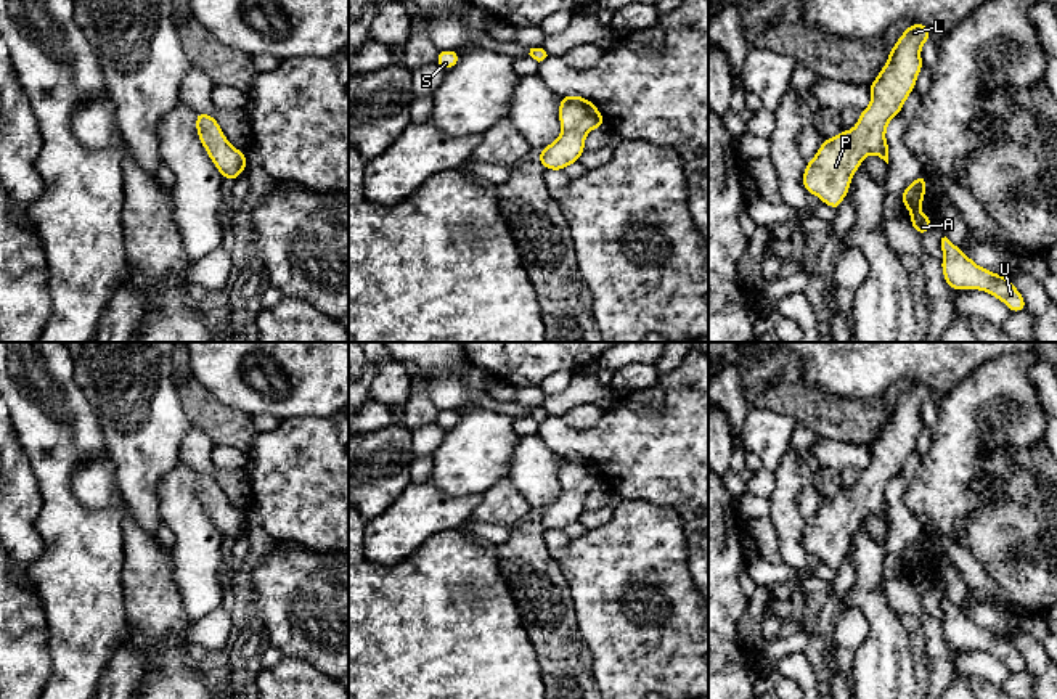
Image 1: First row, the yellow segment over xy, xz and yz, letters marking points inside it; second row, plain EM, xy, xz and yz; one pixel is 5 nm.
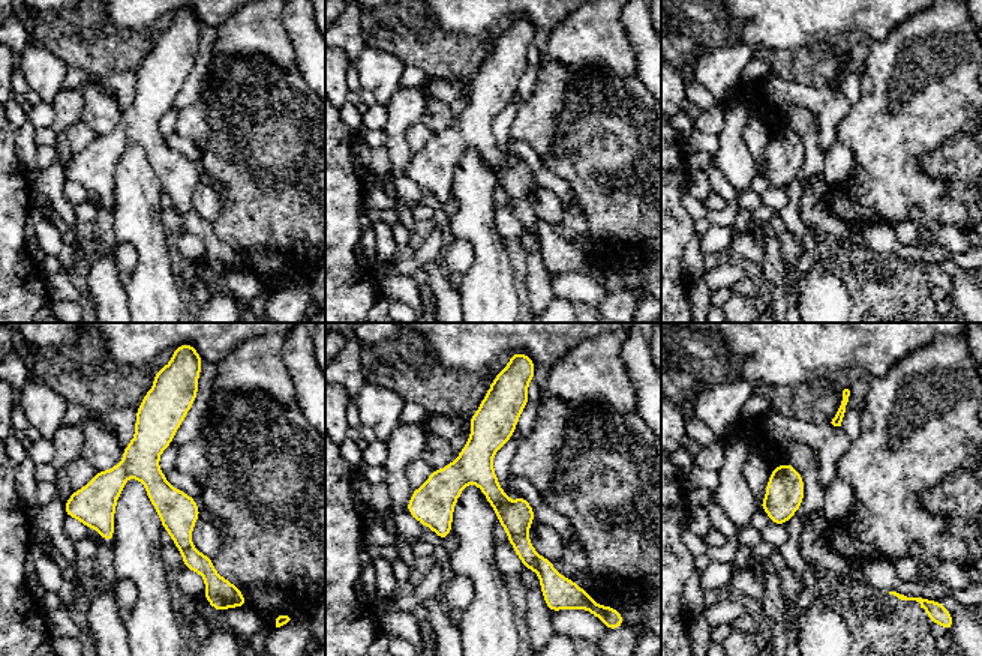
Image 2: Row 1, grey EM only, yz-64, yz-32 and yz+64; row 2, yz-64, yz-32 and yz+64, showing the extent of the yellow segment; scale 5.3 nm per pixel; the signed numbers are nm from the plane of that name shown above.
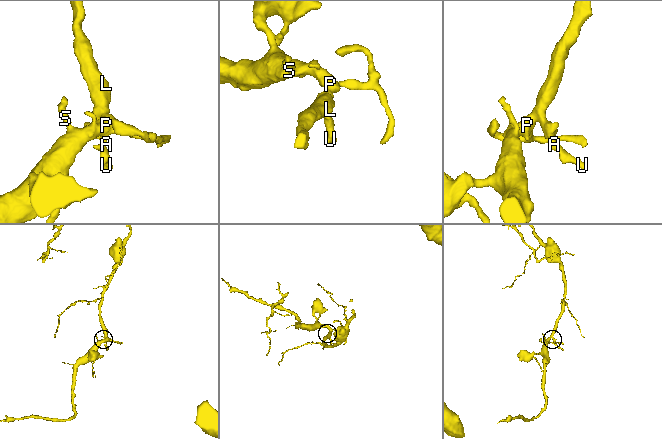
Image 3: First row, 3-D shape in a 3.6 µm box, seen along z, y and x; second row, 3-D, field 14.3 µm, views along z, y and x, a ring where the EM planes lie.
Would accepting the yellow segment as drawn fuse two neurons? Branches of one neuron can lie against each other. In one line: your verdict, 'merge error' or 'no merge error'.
no merge error

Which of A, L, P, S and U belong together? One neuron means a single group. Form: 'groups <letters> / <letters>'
groups A L P S U

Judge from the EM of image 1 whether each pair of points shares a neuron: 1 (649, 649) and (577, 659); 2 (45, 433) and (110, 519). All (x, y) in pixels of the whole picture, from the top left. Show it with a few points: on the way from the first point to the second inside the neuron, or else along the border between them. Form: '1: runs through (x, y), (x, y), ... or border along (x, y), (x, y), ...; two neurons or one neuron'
1: border along (577, 622), (591, 659), (591, 678), (595, 682); two neurons
2: runs through (55, 460), (57, 492), (82, 518); one neuron

